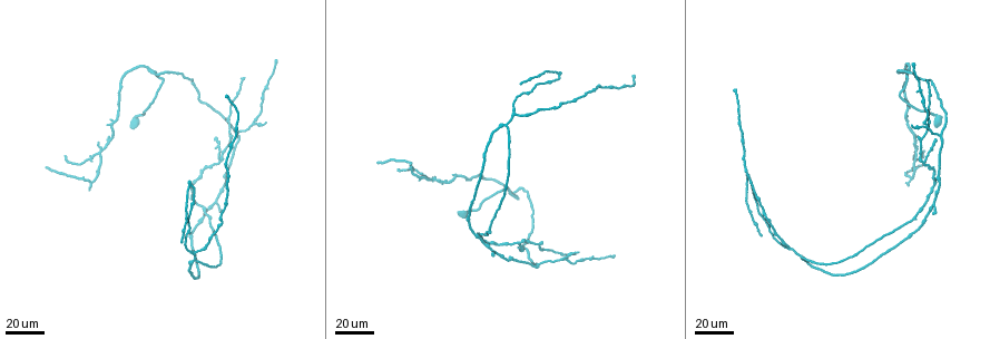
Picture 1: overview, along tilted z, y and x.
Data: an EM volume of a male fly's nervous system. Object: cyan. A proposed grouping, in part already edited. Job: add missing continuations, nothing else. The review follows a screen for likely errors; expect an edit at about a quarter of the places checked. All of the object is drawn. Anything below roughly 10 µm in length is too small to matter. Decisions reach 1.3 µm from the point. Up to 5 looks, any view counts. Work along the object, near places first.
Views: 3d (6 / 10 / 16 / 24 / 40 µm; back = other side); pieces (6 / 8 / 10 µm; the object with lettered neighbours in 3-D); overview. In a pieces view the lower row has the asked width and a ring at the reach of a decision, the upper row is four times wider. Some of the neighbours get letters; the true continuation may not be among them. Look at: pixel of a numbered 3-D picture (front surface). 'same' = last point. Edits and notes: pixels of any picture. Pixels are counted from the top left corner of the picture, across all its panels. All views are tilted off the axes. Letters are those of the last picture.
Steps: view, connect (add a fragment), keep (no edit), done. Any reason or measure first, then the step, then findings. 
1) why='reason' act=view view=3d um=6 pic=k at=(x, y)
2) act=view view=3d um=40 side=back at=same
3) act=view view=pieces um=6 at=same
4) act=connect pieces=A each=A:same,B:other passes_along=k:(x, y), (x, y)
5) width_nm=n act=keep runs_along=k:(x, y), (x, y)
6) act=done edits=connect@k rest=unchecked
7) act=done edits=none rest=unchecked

why='long arm stops here' act=view view=3d um=40 pic=1 at=(47, 167)

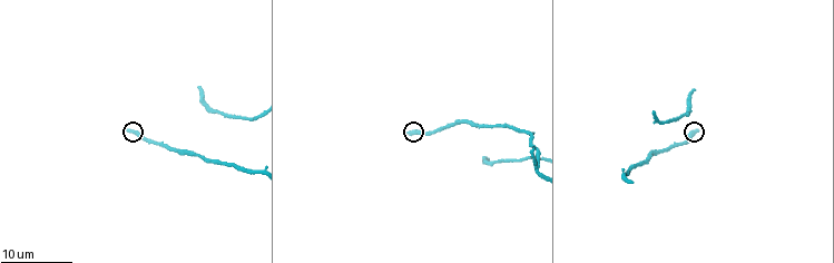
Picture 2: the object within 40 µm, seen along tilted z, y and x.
act=view view=pieces um=6 pic=2 at=(407, 133)

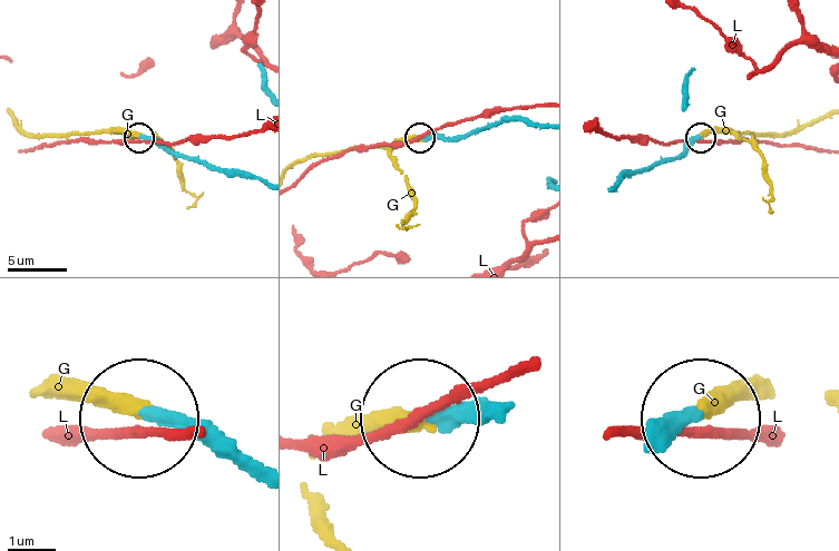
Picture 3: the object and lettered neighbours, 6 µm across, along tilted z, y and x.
act=connect pieces=G each=G:same,L:other passes_along=3:(667, 446), (696, 416), (743, 401) found='it goes on there'

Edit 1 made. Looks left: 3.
why='an open end' act=view view=3d um=16 pic=2 at=(198, 85)

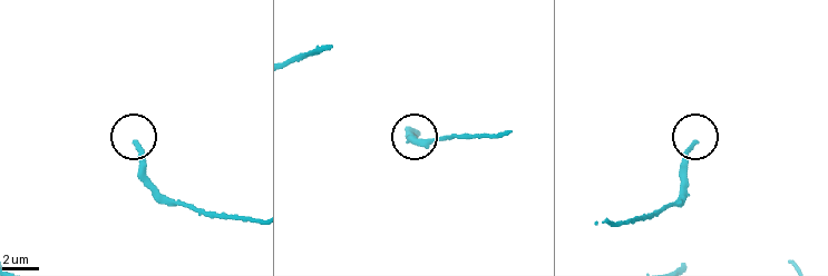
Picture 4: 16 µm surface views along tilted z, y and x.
act=view view=3d um=6 pic=4 at=(694, 144)

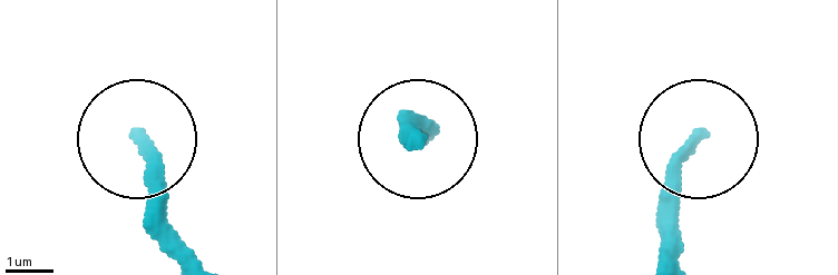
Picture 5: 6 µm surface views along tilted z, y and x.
act=view view=pieces um=8 pic=5 at=(698, 137)

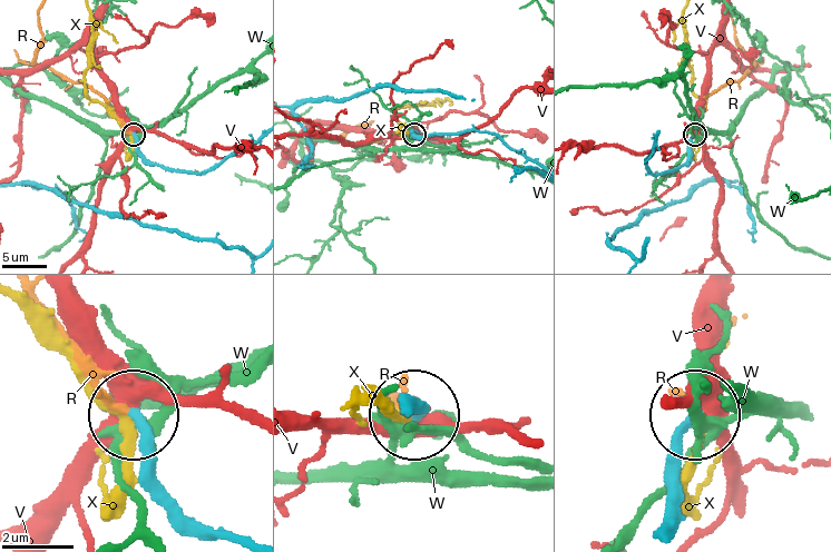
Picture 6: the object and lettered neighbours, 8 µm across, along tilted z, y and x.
act=connect pieces=R each=R:same,V:other,W:other,X:other found='the neuron continues'

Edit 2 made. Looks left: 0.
act=done edits=connect@3,connect@6 rest=unchecked

